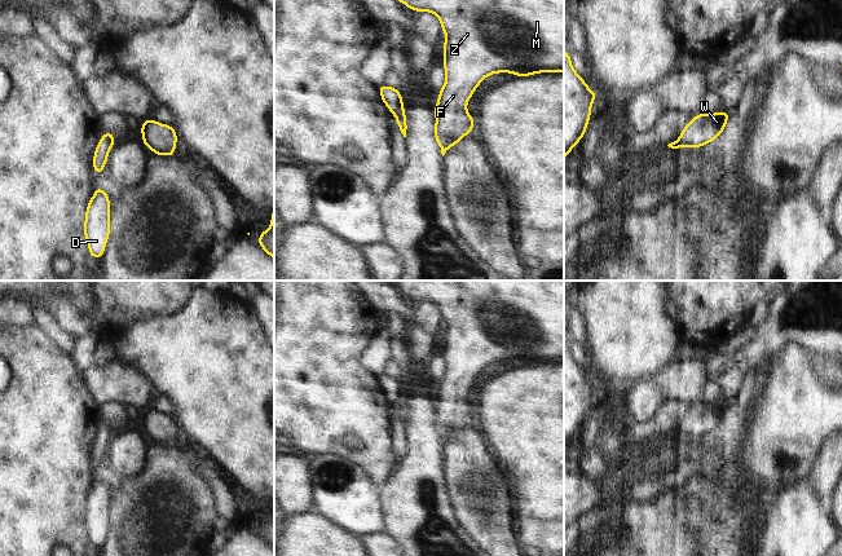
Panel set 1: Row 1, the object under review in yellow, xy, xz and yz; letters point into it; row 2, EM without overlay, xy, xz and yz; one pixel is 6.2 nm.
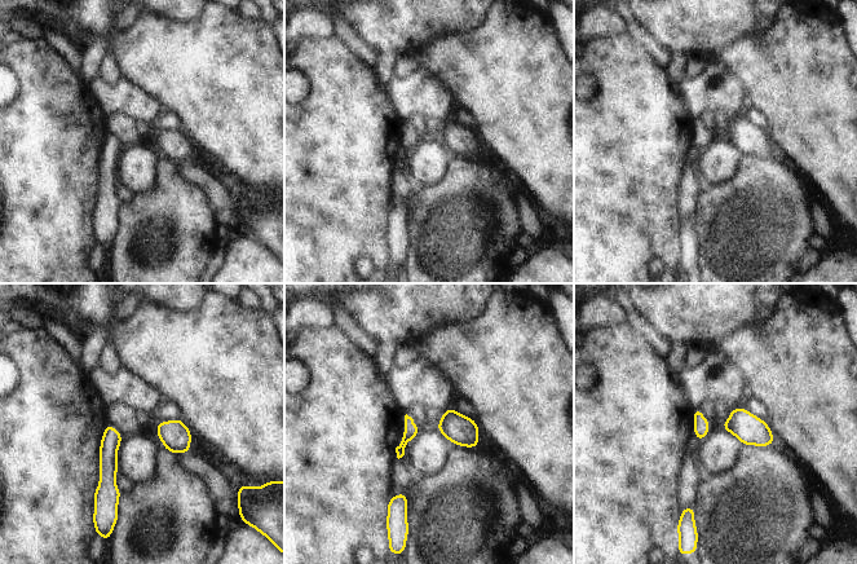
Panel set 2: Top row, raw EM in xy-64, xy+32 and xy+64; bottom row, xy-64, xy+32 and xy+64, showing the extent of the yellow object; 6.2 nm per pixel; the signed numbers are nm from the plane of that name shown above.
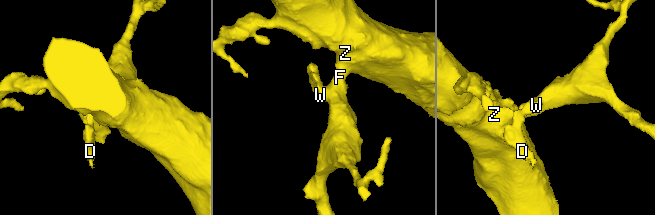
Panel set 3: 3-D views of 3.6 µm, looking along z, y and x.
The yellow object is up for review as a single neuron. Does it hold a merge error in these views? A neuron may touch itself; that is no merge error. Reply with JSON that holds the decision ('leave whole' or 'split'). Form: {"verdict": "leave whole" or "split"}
{"verdict": "split"}

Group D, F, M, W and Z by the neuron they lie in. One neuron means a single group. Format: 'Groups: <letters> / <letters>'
Groups: D / F M W Z

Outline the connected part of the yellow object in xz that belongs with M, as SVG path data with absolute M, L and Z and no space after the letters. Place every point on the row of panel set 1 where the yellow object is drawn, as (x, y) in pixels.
M397 0L404 3L407 8L415 12L432 12L441 21L441 30L446 34L444 40L444 70L446 72L446 81L438 92L437 105L433 107L436 115L436 125L433 129L435 138L441 147L442 156L454 144L471 133L475 123L466 109L468 100L475 93L482 79L497 72L512 72L519 78L534 75L538 72L564 72L564 0Z

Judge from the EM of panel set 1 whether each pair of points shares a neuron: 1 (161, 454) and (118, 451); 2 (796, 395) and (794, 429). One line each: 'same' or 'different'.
1: different
2: same

